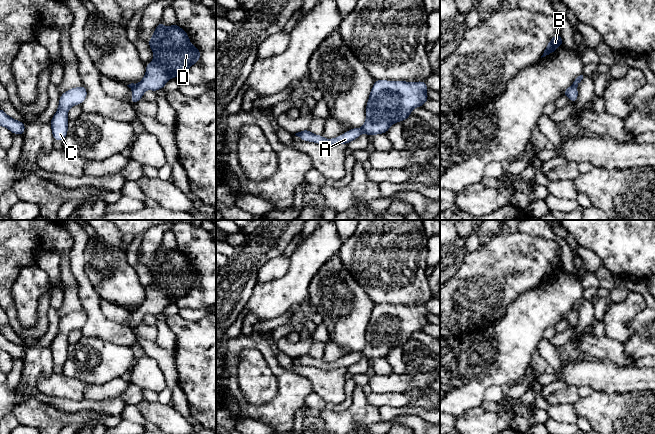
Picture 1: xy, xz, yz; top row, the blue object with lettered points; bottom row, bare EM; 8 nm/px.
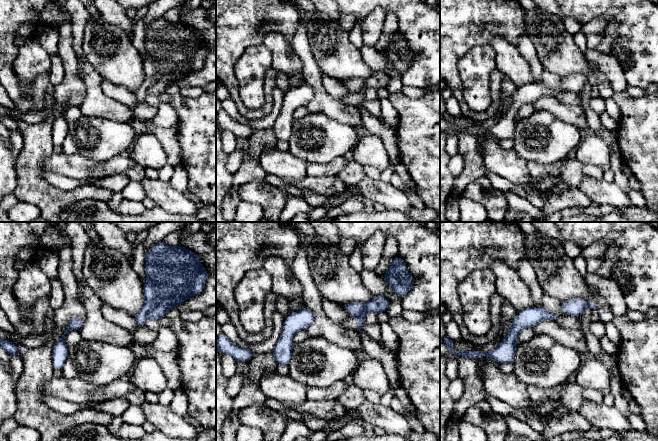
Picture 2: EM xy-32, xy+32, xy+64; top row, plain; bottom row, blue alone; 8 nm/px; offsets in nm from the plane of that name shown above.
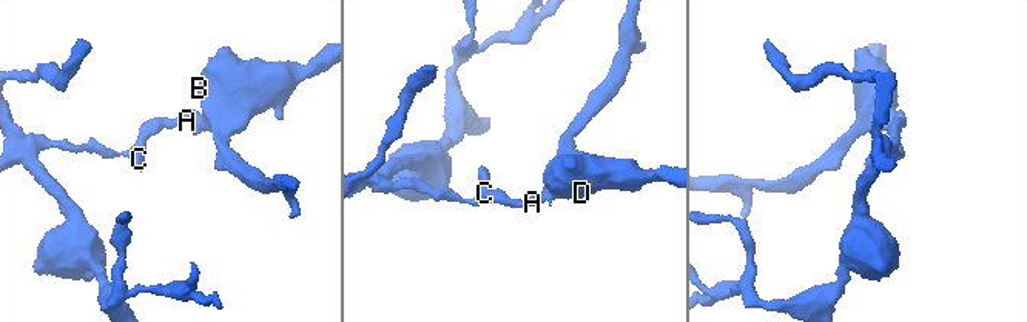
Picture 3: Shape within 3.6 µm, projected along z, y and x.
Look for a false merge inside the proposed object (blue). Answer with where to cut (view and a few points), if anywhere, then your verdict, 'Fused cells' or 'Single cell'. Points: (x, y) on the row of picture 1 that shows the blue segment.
Split along xz (360, 129), (363, 132). Fused cells

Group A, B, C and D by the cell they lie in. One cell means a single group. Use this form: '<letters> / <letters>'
A C / B D

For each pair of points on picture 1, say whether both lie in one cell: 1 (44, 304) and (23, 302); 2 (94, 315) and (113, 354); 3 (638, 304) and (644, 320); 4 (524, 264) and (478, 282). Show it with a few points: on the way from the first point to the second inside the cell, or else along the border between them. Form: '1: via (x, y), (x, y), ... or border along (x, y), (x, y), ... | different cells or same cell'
1: border along (49, 291), (38, 300), (37, 321), (32, 326) | different cells
2: border along (84, 335), (103, 338), (116, 344), (130, 347) | different cells
3: border along (644, 308), (630, 322), (632, 333) | different cells
4: via (513, 264), (505, 265), (489, 279) | same cell

